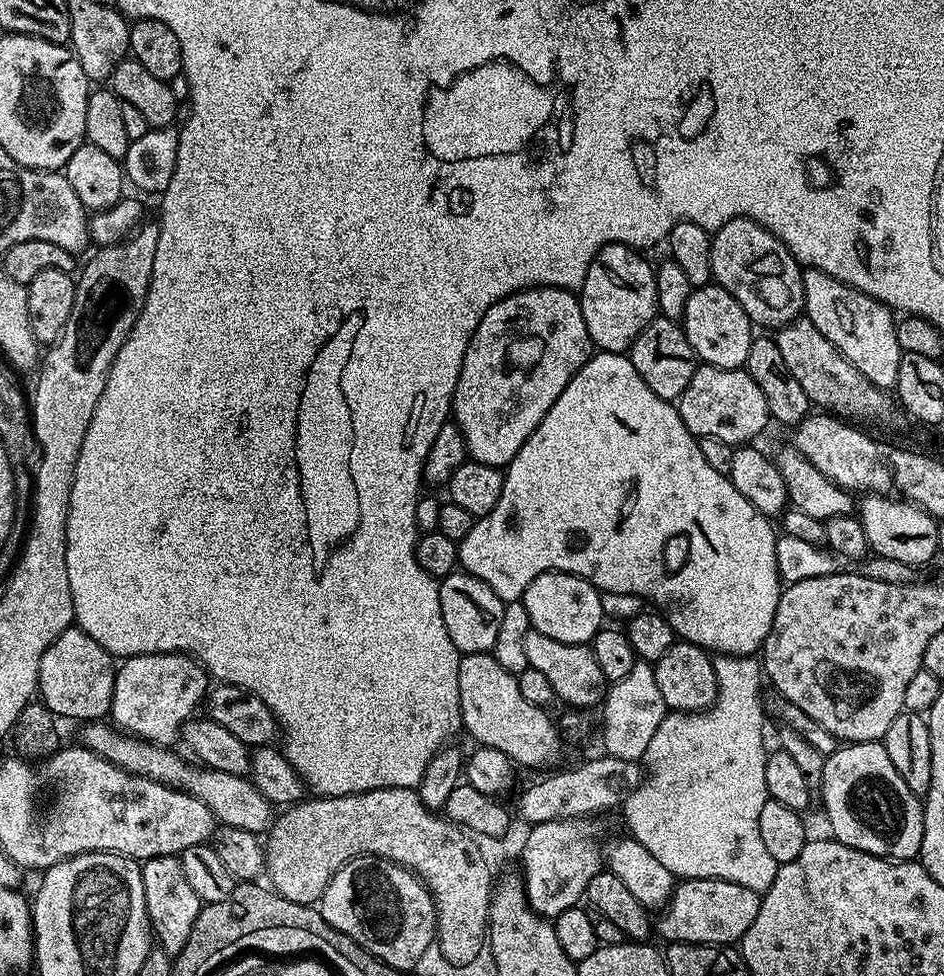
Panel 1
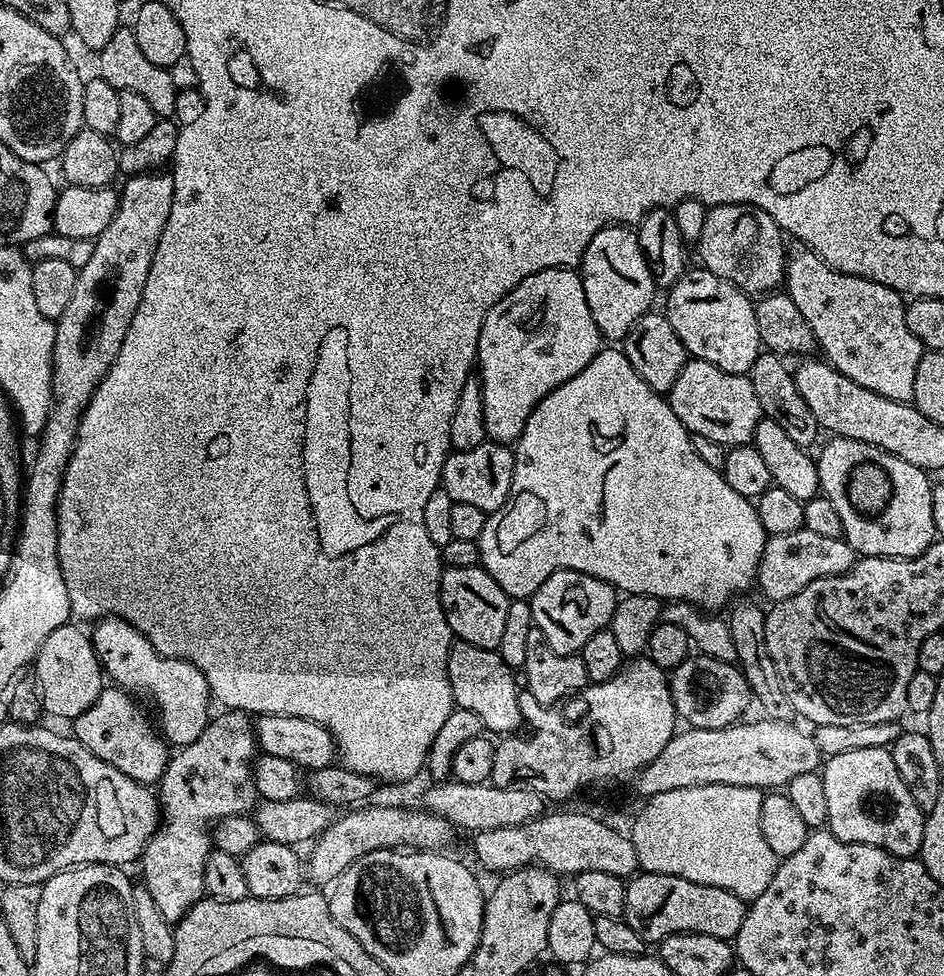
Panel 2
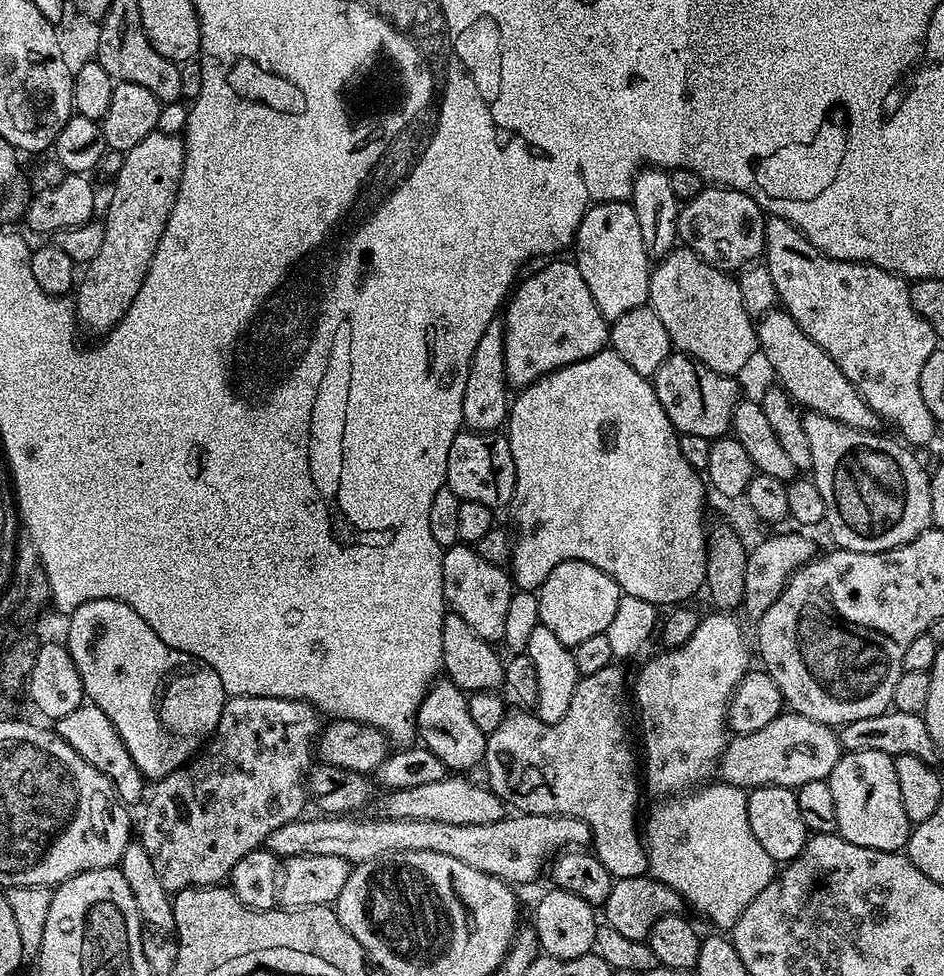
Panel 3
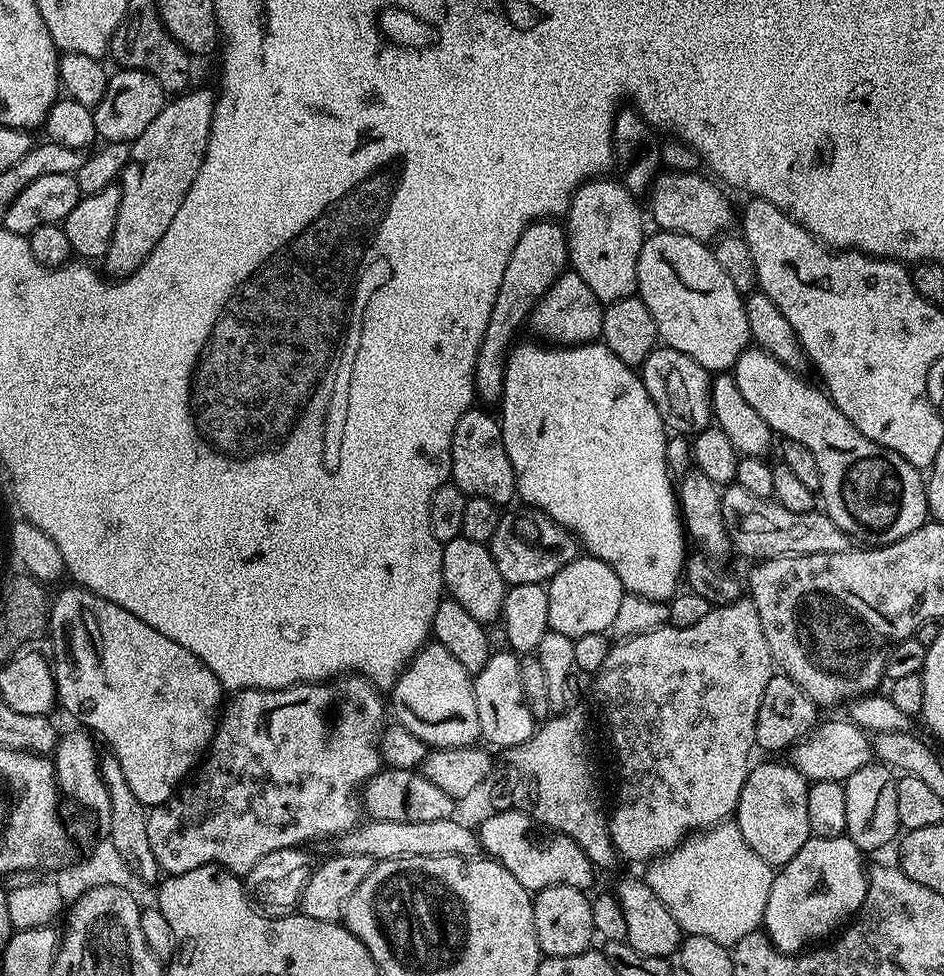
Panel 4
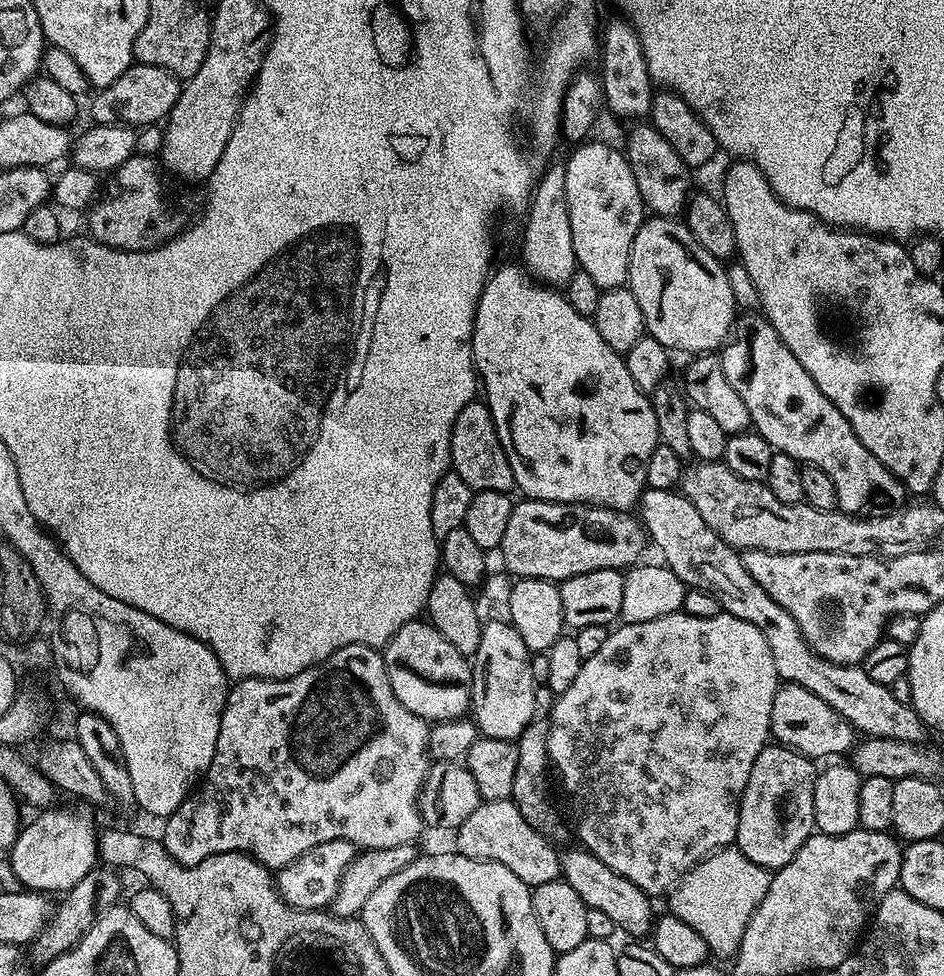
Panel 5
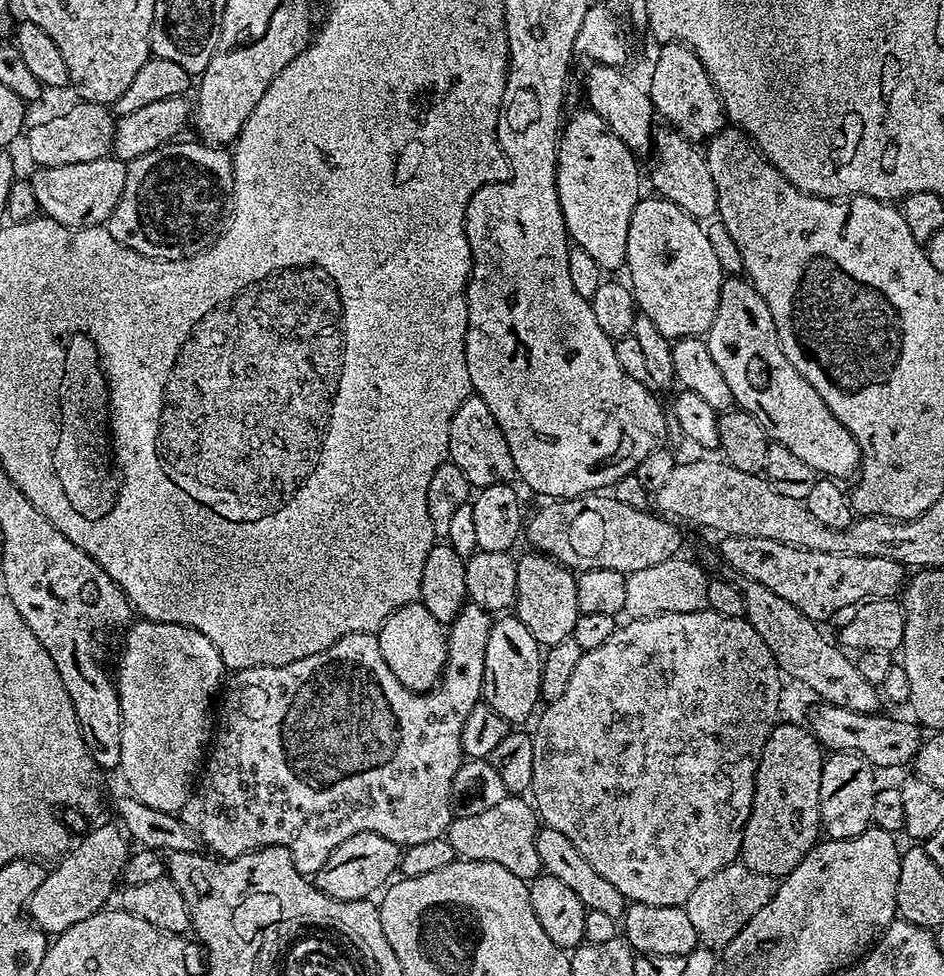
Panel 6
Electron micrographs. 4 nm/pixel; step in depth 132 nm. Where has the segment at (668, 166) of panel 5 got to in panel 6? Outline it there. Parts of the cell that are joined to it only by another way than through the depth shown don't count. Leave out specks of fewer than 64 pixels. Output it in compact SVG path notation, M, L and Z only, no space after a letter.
M592 62L587 65L588 69L584 72L584 96L588 99L587 107L594 114L598 114L598 118L602 118L606 122L606 126L615 136L623 142L624 145L637 157L647 157L652 151L652 141L654 139L654 127L652 128L652 120L654 121L654 113L652 111L652 103L648 97L647 91L643 87L640 88L627 76L624 72L619 72L619 67L613 66L608 62Z

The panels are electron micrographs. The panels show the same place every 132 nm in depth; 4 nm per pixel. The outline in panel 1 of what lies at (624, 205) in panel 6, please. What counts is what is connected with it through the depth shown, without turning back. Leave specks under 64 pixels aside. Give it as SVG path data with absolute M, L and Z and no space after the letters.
M608 244L588 264L584 283L578 289L578 299L582 306L582 318L586 318L586 330L593 345L602 352L627 353L632 343L642 334L646 325L658 315L656 307L656 270L643 260L641 253L624 244Z

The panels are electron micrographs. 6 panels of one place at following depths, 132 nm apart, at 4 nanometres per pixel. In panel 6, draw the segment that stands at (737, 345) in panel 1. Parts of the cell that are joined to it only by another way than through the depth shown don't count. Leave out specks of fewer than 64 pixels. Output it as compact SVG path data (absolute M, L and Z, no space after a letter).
M641 198L630 214L630 226L626 238L626 277L636 299L637 309L670 342L675 342L687 336L703 337L712 325L713 316L718 306L722 273L718 266L718 257L710 246L705 225L690 214L686 214L674 202L663 198Z

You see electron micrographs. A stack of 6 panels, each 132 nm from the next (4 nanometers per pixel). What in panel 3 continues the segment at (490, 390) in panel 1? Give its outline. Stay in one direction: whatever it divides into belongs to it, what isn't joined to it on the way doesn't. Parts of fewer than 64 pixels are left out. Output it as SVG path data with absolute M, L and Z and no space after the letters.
M556 258L533 276L525 275L515 285L502 312L504 325L504 369L509 385L517 389L533 384L538 378L574 362L582 362L594 354L605 351L610 344L610 324L598 310L590 286L586 286L582 274L571 259Z

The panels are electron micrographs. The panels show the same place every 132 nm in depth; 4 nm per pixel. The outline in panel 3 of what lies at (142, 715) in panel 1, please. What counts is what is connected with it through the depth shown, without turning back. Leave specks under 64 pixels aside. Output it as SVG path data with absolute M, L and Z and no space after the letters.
M85 702L78 706L78 710L58 718L54 722L54 731L67 744L74 746L76 753L86 758L90 766L94 766L102 774L106 774L106 778L112 780L117 796L125 805L132 806L140 795L141 797L145 795L146 781L143 774L138 770L138 766L134 766L134 760L130 758L130 750L124 748L122 738L118 738L118 730L114 730L114 722L110 722L110 718L106 718L106 714L102 714L102 710L98 710L96 704Z

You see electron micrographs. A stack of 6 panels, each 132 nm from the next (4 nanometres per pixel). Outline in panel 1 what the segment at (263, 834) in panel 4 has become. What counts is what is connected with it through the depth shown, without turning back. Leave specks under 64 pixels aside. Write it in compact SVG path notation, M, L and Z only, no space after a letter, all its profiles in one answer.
M155 856L143 861L142 890L146 898L146 914L151 931L154 933L155 943L166 955L175 958L186 946L190 938L190 930L194 930L194 922L200 913L202 902L198 894L190 886L179 856Z

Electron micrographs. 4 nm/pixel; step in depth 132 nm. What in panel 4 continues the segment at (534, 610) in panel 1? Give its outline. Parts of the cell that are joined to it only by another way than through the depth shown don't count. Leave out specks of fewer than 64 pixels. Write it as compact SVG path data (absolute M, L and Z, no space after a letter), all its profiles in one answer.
M587 554L577 555L576 559L562 566L562 570L547 581L546 587L550 602L549 629L573 638L582 634L607 633L626 594L611 566Z

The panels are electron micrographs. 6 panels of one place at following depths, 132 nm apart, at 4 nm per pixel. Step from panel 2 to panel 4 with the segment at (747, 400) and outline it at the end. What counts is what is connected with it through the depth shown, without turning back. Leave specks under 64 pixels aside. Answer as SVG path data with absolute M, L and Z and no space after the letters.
M658 346L644 359L638 375L644 381L646 394L658 406L665 429L676 434L695 434L713 423L710 373L694 362L694 358L667 346Z

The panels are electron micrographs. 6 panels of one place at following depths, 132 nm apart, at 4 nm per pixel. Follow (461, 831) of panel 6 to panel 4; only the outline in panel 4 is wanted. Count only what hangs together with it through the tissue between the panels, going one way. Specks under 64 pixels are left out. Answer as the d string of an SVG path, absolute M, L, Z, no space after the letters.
M493 811L493 816L488 816L478 827L478 844L481 849L484 848L491 859L496 860L522 886L527 892L537 893L550 886L574 886L585 890L591 889L591 884L595 882L597 869L590 862L590 858L570 838L561 832L545 830L537 824L531 816L524 812L511 811Z

